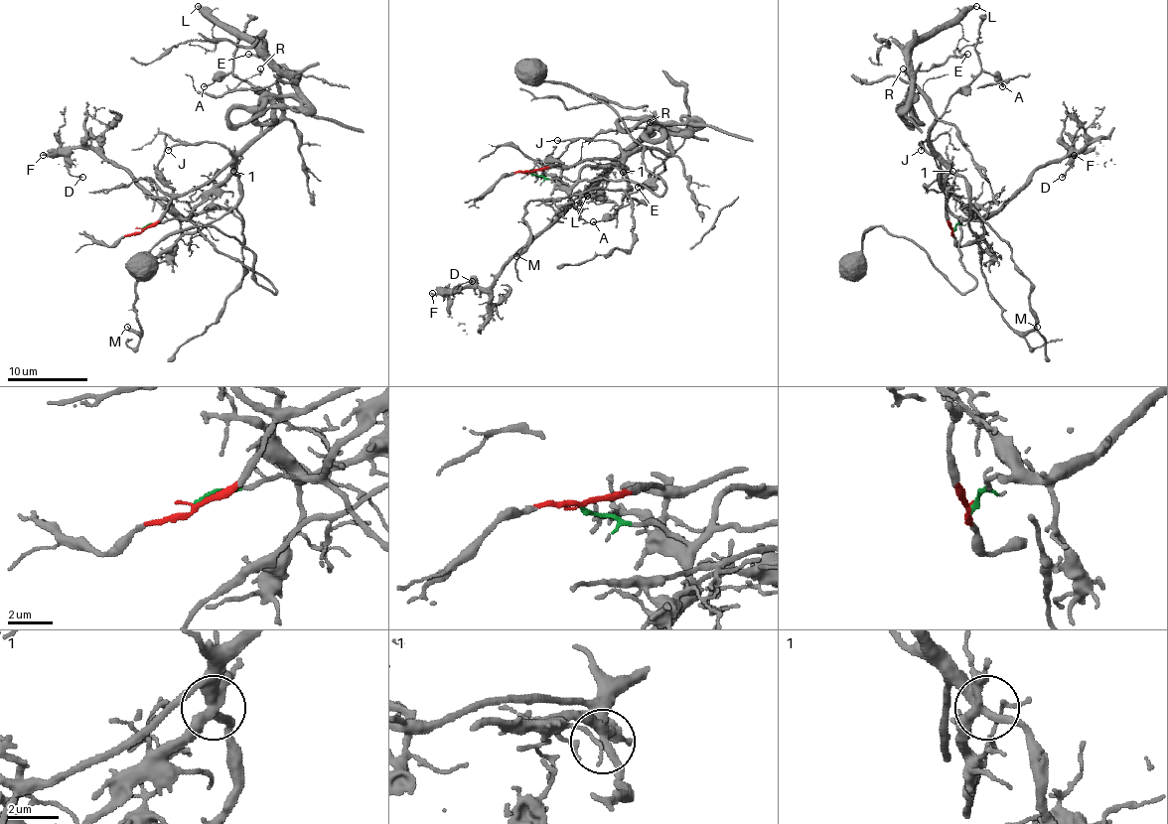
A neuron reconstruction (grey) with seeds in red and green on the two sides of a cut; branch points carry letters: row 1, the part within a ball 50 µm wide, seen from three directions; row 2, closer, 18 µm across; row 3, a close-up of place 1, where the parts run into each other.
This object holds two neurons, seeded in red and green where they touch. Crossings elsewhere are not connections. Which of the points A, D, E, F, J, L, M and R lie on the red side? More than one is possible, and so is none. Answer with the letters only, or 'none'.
A, E, J, L, M, R

